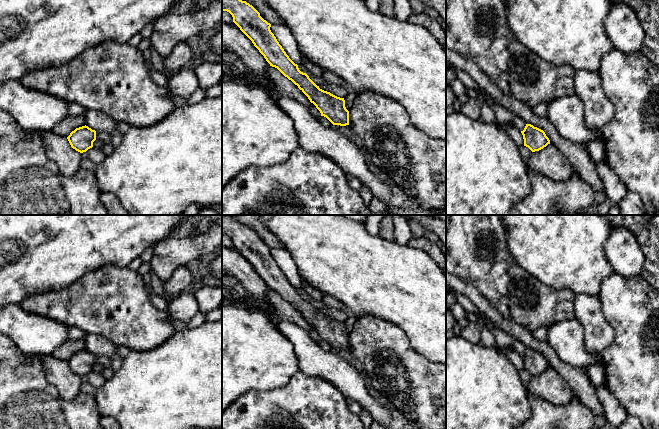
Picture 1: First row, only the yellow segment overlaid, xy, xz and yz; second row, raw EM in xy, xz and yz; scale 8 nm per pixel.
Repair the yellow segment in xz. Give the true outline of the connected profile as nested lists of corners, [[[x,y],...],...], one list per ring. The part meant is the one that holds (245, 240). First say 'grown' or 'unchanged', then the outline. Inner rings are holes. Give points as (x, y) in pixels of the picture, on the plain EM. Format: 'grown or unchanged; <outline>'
unchanged; [[[222,215],[222,235],[229,236],[233,246],[252,265],[270,290],[277,292],[308,321],[311,327],[333,349],[349,349],[349,335],[344,322],[337,321],[317,310],[306,297],[299,294],[271,256],[271,248],[246,225],[231,216]]]

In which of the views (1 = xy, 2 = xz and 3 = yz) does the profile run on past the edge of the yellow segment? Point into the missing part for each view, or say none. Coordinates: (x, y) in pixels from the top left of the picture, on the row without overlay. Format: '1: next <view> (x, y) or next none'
1: next none
2: next none
3: next none

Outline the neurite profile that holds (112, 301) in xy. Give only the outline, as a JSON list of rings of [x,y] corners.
[[[109,264],[87,272],[79,280],[61,290],[28,296],[19,305],[30,313],[58,321],[69,328],[78,327],[87,334],[100,335],[116,346],[123,345],[130,350],[147,351],[158,347],[176,332],[166,314],[152,304],[149,295],[150,289],[138,271]]]

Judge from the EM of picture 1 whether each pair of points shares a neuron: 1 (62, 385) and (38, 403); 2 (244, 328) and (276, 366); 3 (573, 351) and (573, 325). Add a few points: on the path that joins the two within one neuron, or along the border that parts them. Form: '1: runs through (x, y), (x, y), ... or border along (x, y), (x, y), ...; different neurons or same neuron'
1: border along (43, 369), (64, 399), (79, 393); different neurons
2: runs through (247, 337), (267, 357); same neuron
3: runs through (573, 345), (573, 331); same neuron

